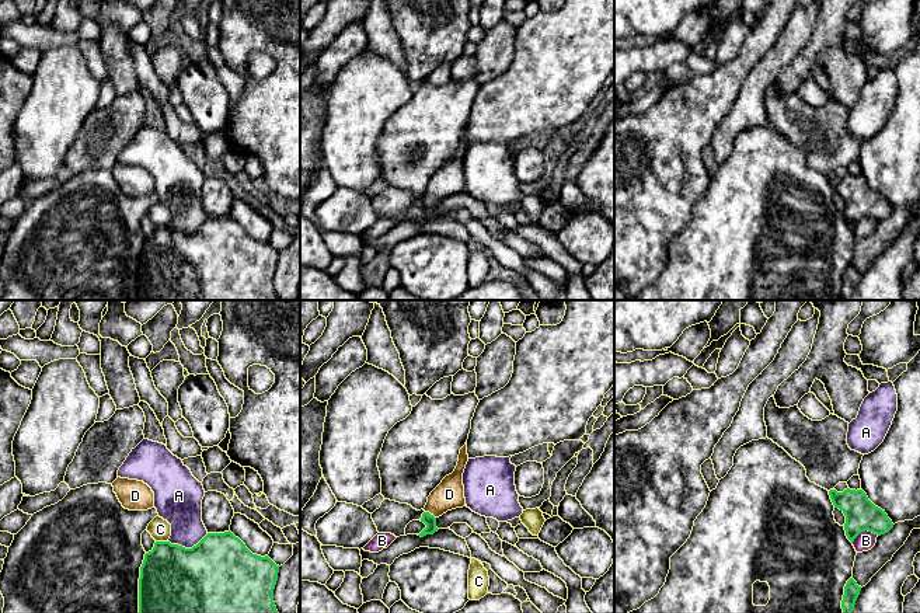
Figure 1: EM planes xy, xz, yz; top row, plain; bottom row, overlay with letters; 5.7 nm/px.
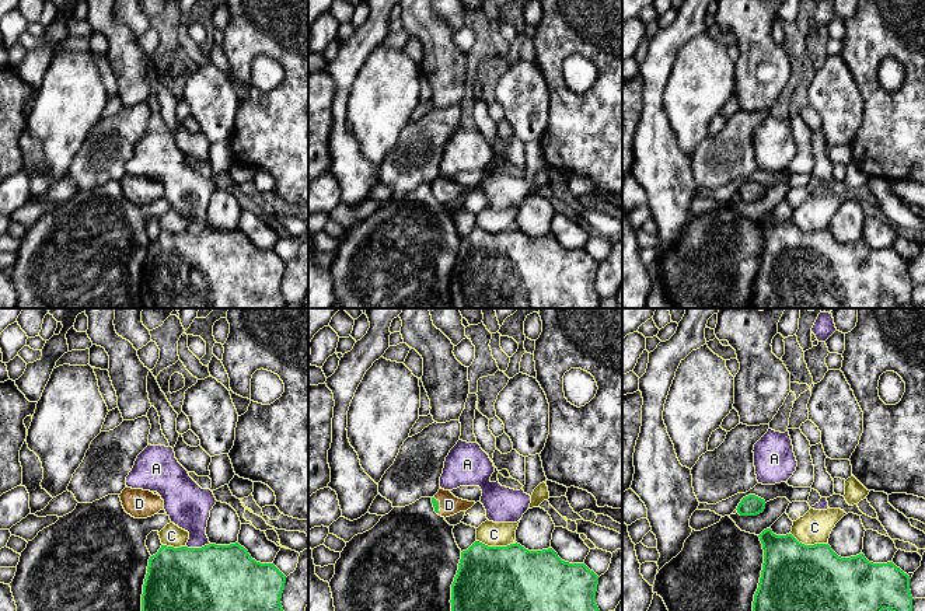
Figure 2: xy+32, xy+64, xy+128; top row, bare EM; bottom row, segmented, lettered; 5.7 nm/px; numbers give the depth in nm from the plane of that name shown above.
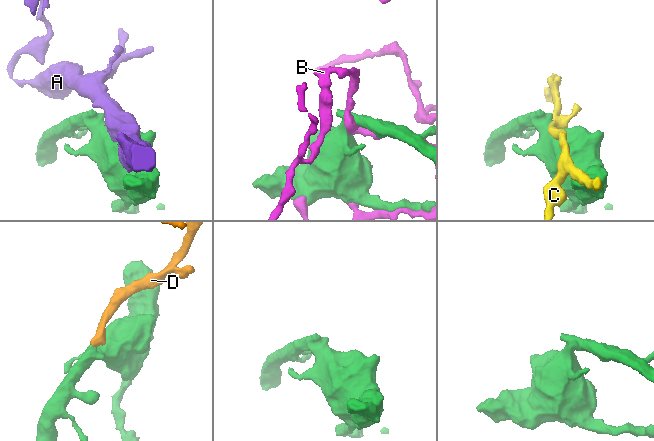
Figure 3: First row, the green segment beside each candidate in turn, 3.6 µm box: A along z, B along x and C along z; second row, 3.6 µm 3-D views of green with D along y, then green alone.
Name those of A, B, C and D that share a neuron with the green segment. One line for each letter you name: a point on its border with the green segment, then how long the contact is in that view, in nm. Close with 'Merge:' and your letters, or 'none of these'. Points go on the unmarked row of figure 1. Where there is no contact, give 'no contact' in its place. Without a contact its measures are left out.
D: meets green in xz at (429, 199); contact 80 nm long
Merge: D

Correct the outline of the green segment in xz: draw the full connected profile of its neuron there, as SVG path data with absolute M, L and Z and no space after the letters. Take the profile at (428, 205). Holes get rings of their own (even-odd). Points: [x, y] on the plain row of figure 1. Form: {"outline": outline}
{"outline": "M467 129L460 135L459 147L454 157L446 161L442 168L431 178L428 188L424 194L421 208L426 213L418 220L421 223L433 220L439 215L436 213L436 205L447 196L463 194L466 191L463 159L468 147Z"}

